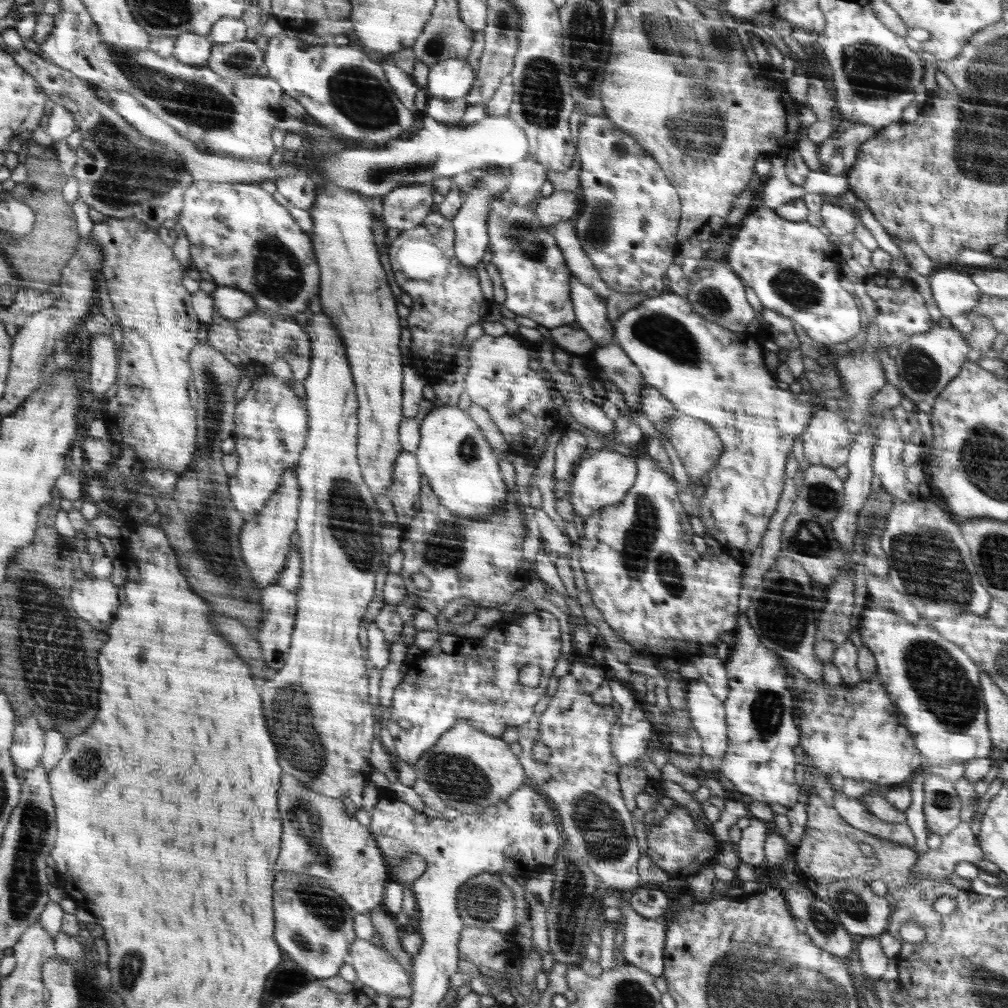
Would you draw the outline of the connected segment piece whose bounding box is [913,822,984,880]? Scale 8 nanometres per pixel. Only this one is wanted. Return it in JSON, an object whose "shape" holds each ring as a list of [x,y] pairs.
{"shape":[[[961,822],[941,839],[940,848],[929,849],[926,854],[918,856],[918,865],[913,872],[913,876],[918,876],[917,880],[951,878],[959,862],[973,863],[975,860],[984,859],[969,823]]]}

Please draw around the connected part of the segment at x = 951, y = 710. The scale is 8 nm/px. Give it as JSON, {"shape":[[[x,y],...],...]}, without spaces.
{"shape":[[[872,601],[861,611],[855,640],[873,652],[877,676],[882,677],[883,684],[886,684],[884,687],[892,700],[900,704],[900,712],[904,714],[908,728],[916,732],[916,740],[920,740],[920,752],[924,752],[928,764],[946,765],[950,760],[966,764],[969,760],[989,756],[993,745],[986,722],[986,705],[979,683],[981,670],[957,644],[946,640],[933,627],[931,620],[908,622],[897,612]]]}

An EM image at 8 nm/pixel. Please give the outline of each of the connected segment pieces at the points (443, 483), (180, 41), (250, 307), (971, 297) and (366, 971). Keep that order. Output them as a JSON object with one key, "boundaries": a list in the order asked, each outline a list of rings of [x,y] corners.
{"boundaries":[[[[457,406],[434,407],[422,419],[419,431],[419,445],[414,452],[419,469],[430,481],[432,492],[446,509],[464,518],[476,518],[476,516],[488,516],[494,510],[503,511],[508,506],[508,487],[499,461],[494,456],[490,444],[486,442],[480,427],[465,410]]],[[[186,33],[175,38],[172,57],[184,64],[207,65],[211,53],[209,38]]],[[[217,287],[212,293],[213,309],[228,320],[236,320],[258,308],[258,302],[242,289]]],[[[936,266],[930,276],[930,290],[945,317],[964,315],[976,308],[982,293],[967,272],[951,266]]],[[[357,938],[346,962],[356,971],[357,979],[376,993],[411,998],[413,992],[406,970],[386,949]]]]}

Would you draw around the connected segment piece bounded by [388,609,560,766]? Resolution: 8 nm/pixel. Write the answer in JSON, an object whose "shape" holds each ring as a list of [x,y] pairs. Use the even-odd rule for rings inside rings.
{"shape":[[[542,609],[524,614],[520,622],[511,622],[504,617],[490,628],[486,638],[480,639],[480,644],[470,642],[470,646],[472,650],[466,648],[460,652],[457,648],[448,654],[431,655],[429,652],[424,652],[405,666],[402,682],[394,691],[391,706],[392,720],[388,722],[388,733],[394,738],[397,760],[403,760],[414,766],[416,760],[435,747],[436,742],[451,731],[460,720],[468,721],[475,728],[484,728],[485,733],[496,737],[502,736],[510,726],[520,727],[526,724],[534,712],[534,706],[538,704],[542,694],[545,694],[552,670],[560,656],[560,626],[550,612]],[[526,664],[536,664],[542,669],[538,687],[528,687],[520,683],[518,674],[520,668],[524,668]]]}

